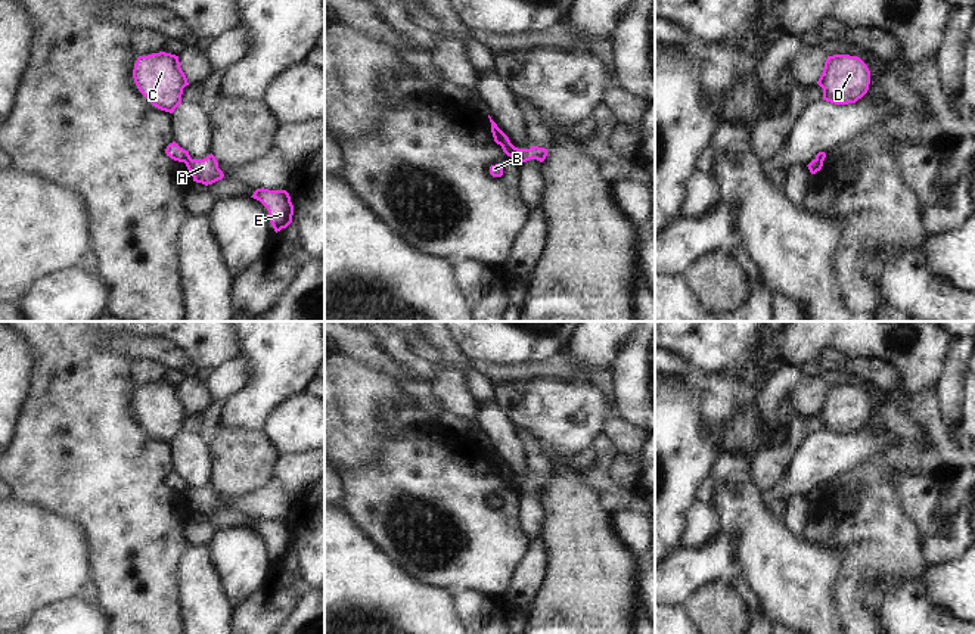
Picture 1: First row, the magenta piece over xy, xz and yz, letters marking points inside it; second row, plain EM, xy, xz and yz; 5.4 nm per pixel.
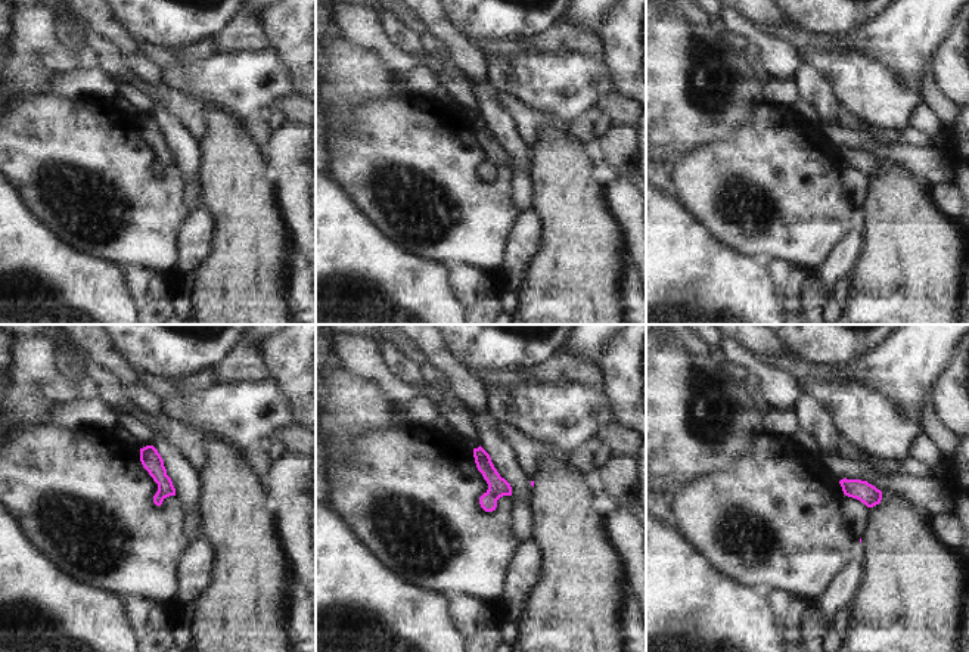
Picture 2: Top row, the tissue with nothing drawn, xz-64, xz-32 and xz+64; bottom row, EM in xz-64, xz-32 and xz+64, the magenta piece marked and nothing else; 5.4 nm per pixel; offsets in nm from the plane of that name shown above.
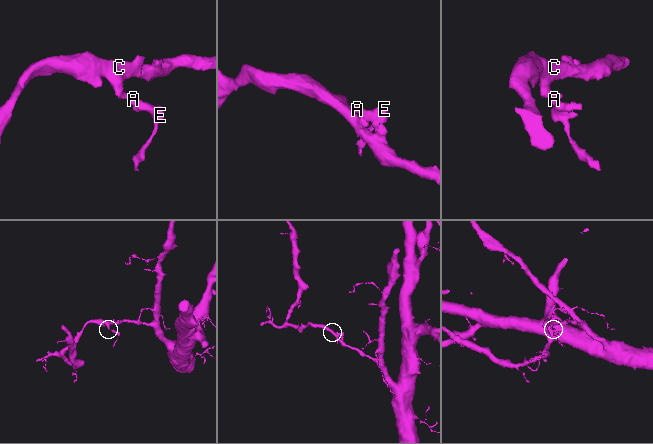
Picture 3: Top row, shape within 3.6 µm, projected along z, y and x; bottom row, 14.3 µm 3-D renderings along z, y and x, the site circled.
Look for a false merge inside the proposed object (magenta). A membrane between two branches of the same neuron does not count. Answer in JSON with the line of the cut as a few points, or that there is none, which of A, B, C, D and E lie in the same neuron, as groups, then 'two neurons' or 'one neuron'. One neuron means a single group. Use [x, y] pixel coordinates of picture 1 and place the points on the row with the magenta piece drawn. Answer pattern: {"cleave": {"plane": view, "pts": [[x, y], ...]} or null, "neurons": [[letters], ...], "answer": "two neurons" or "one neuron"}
{"cleave": {"plane": "xz", "pts": [[515, 148], [521, 159]]}, "neurons": [["A", "E"], ["B", "C", "D"]], "answer": "two neurons"}

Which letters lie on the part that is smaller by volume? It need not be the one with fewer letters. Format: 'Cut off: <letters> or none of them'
Cut off: A, E.

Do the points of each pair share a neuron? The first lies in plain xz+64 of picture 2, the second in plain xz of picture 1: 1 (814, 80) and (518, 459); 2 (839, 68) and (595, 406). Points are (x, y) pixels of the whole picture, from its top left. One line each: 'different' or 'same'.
1: same
2: same

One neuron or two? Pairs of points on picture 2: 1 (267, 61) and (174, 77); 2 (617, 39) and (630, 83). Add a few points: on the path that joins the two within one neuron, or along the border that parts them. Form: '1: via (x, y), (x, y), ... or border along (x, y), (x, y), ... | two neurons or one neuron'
1: via (244, 77), (198, 77) | one neuron
2: via (627, 49), (630, 52), (630, 73) | one neuron

